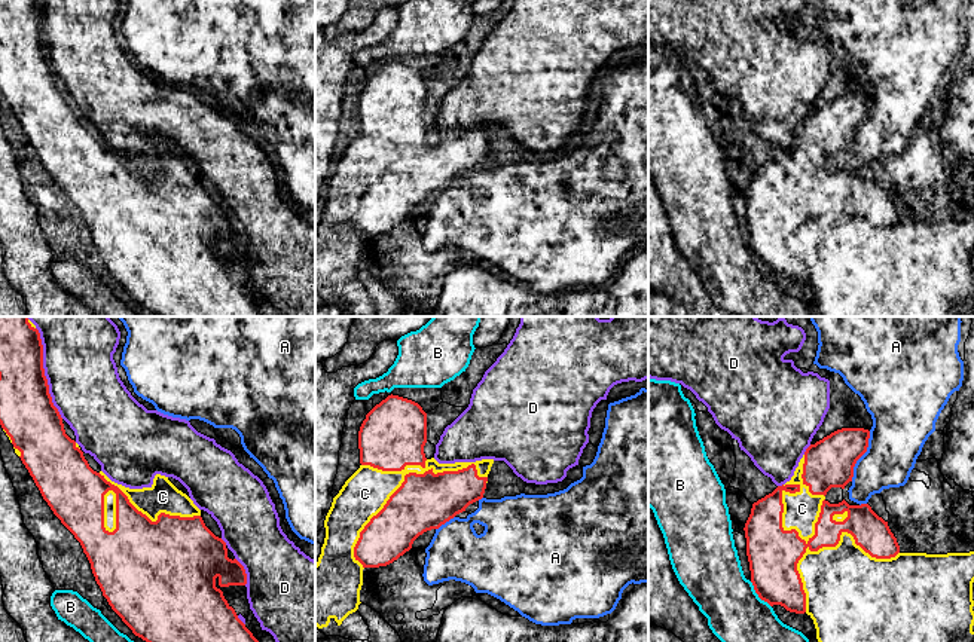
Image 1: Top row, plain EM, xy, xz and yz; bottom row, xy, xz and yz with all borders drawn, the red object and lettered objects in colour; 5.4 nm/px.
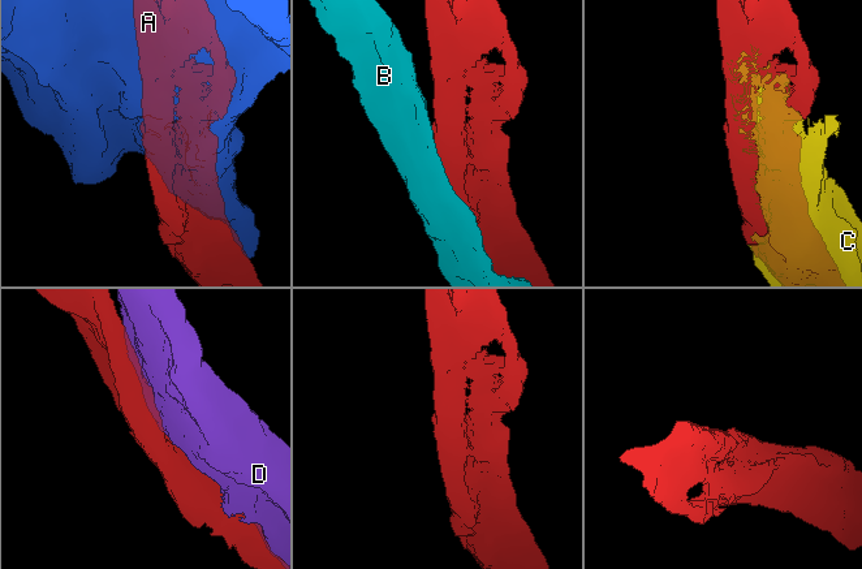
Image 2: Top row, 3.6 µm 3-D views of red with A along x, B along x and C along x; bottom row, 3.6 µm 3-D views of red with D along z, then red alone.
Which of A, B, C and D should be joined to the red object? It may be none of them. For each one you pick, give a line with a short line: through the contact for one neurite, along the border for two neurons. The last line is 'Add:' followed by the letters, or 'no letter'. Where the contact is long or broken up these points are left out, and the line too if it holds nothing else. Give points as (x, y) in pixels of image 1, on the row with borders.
Add: no letter

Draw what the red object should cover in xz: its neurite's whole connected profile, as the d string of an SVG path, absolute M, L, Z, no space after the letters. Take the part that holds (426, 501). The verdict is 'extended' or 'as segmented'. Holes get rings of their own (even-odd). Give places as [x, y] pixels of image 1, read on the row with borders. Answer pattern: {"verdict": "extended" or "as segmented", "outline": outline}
{"verdict": "as segmented", "outline": "M476 465L458 471L424 474L409 473L401 486L390 496L384 508L360 532L354 557L363 568L387 566L412 548L413 541L427 531L439 529L457 514L482 499L488 477L479 477Z"}

